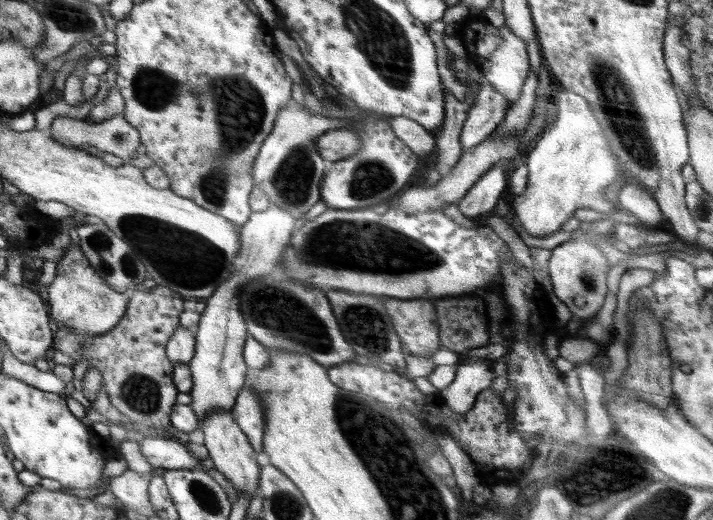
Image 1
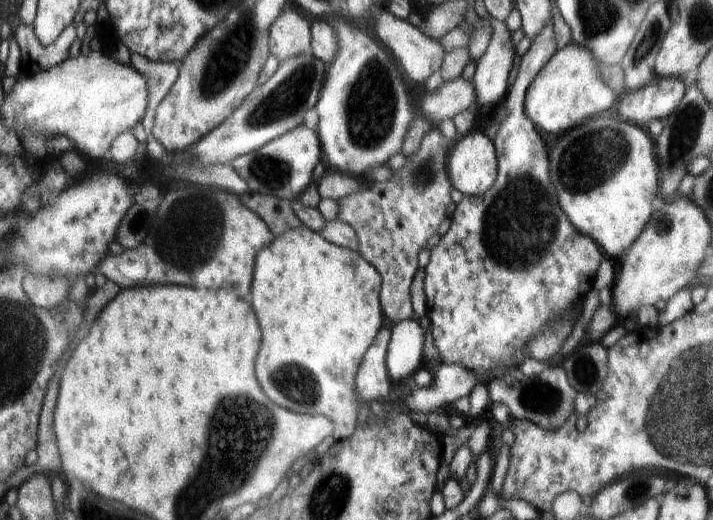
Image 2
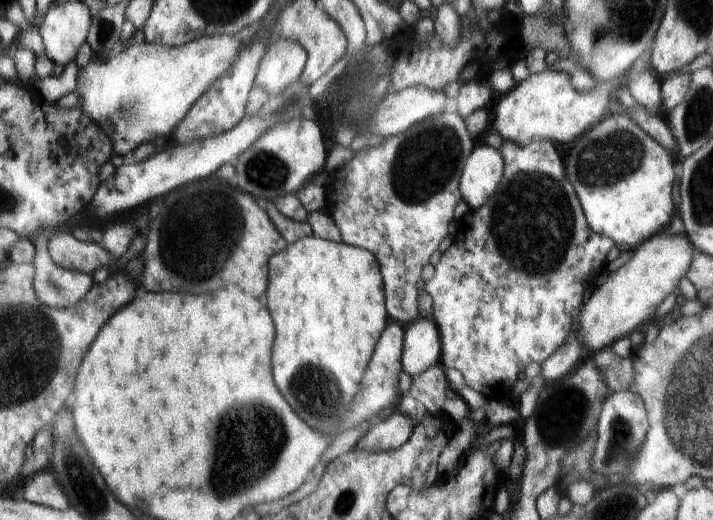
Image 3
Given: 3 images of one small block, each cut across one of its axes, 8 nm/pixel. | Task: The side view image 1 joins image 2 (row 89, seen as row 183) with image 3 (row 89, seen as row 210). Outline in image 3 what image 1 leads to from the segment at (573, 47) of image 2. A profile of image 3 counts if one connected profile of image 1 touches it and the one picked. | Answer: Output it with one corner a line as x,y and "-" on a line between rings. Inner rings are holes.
546,70
534,73
516,84
497,105
492,106
494,132
498,132
504,141
521,147
539,140
555,144
572,142
608,114
608,102
614,86
617,85
612,82
601,83
594,92
578,94
567,72

